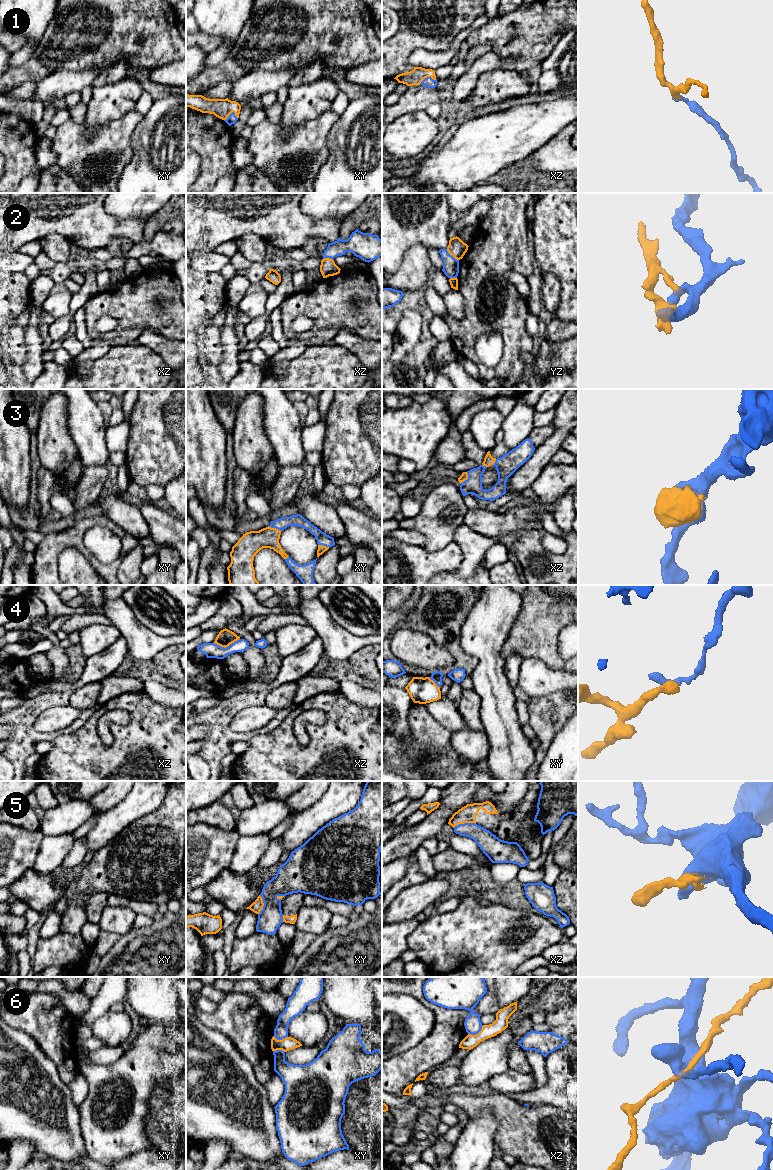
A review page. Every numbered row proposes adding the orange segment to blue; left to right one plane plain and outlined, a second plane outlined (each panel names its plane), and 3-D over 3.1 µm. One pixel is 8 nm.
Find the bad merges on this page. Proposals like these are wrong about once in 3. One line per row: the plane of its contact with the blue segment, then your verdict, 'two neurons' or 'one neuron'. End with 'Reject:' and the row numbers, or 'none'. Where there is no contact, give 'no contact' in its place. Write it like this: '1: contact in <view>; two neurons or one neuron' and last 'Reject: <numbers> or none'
1: contact in xz; one neuron
2: contact in yz; two neurons
3: contact in xz; one neuron
4: contact in xz; two neurons
5: contact in xz; two neurons
6: contact in xz; two neurons
Reject: 2, 4, 5, 6

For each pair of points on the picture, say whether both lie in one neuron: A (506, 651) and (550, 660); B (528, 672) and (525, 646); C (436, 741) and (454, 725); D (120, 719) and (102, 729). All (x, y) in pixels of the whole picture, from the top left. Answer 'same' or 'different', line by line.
A: same
B: different
C: different
D: same

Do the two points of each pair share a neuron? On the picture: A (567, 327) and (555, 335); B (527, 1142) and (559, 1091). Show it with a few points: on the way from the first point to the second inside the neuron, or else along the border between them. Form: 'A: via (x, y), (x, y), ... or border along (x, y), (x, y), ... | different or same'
A: via (564, 330), (558, 332) | same
B: border along (529, 1105), (552, 1105), (567, 1111) | different

